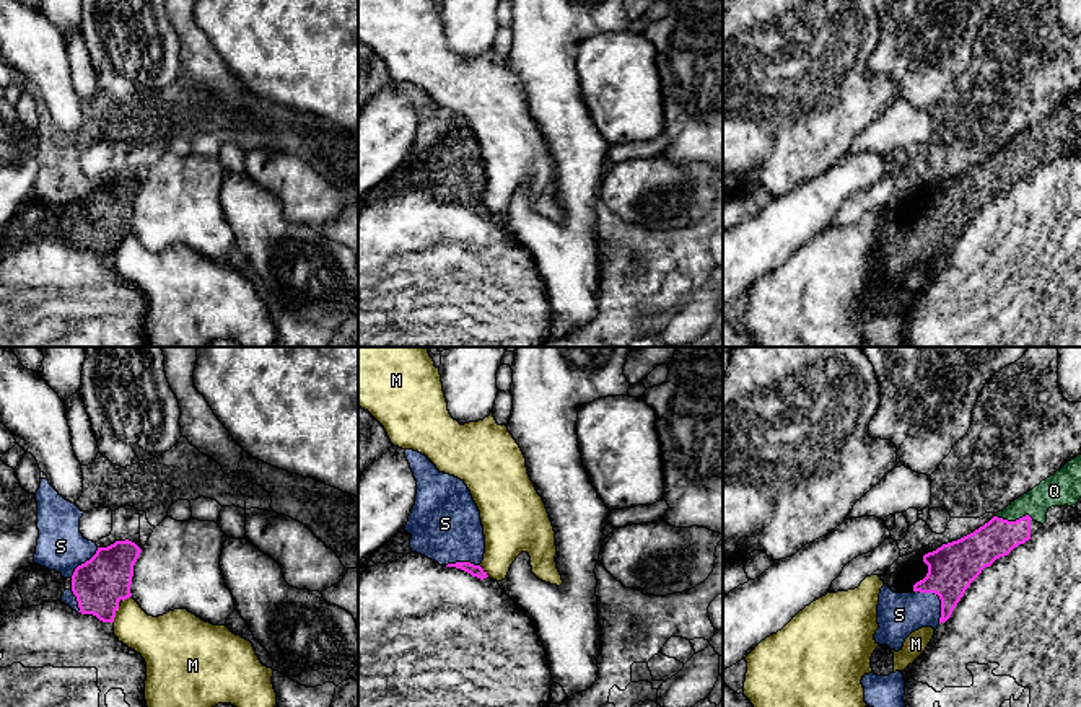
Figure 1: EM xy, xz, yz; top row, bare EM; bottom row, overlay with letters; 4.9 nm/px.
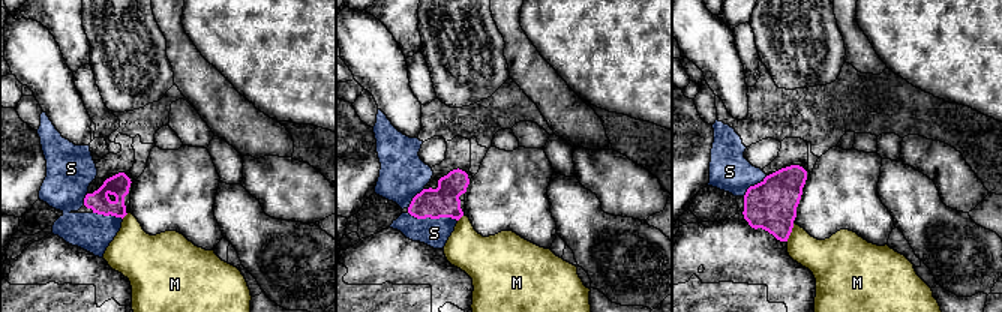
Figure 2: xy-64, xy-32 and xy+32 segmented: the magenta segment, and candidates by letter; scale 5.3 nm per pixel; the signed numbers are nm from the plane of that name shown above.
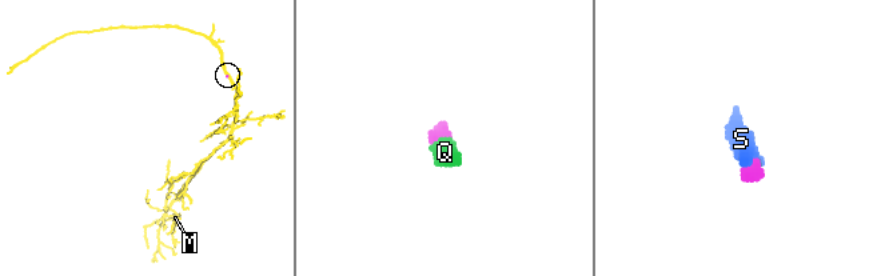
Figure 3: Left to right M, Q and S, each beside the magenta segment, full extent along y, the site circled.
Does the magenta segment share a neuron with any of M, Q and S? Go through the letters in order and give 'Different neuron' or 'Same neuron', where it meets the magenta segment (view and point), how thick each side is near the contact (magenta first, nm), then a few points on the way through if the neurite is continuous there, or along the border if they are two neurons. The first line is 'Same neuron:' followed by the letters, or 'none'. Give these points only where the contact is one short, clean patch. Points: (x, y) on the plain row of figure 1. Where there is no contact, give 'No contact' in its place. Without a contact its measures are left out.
Same neuron: Q, S
M: Different neuron. Touches magenta at xy (114, 250). Thickness 260 nm (magenta) against 220 nm. Boundary: xy (119, 241), (113, 256)
Q: Same neuron. Touches magenta at yz (1016, 155). Thickness 190 nm (magenta) against 160 nm. Path across: yz (997, 173), (1016, 155), (1044, 131), (1057, 126)
S: Same neuron. Touches magenta at yz (940, 233). Thickness 240 nm (magenta) against 220 nm

